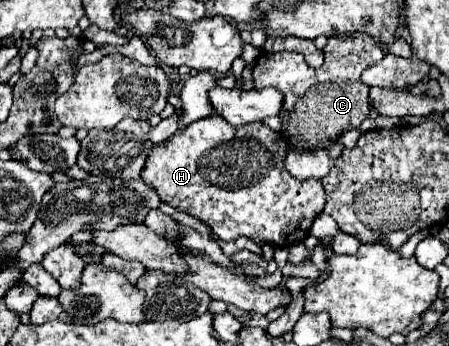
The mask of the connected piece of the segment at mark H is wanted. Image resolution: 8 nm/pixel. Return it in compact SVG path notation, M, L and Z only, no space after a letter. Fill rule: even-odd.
M212 114L192 122L186 126L186 130L176 132L168 144L154 146L146 160L142 178L154 186L162 202L168 202L182 212L202 220L220 240L236 240L238 236L248 236L258 244L292 246L310 234L314 218L324 210L326 194L320 180L294 178L284 166L286 154L288 142L262 122L230 126L222 116Z

